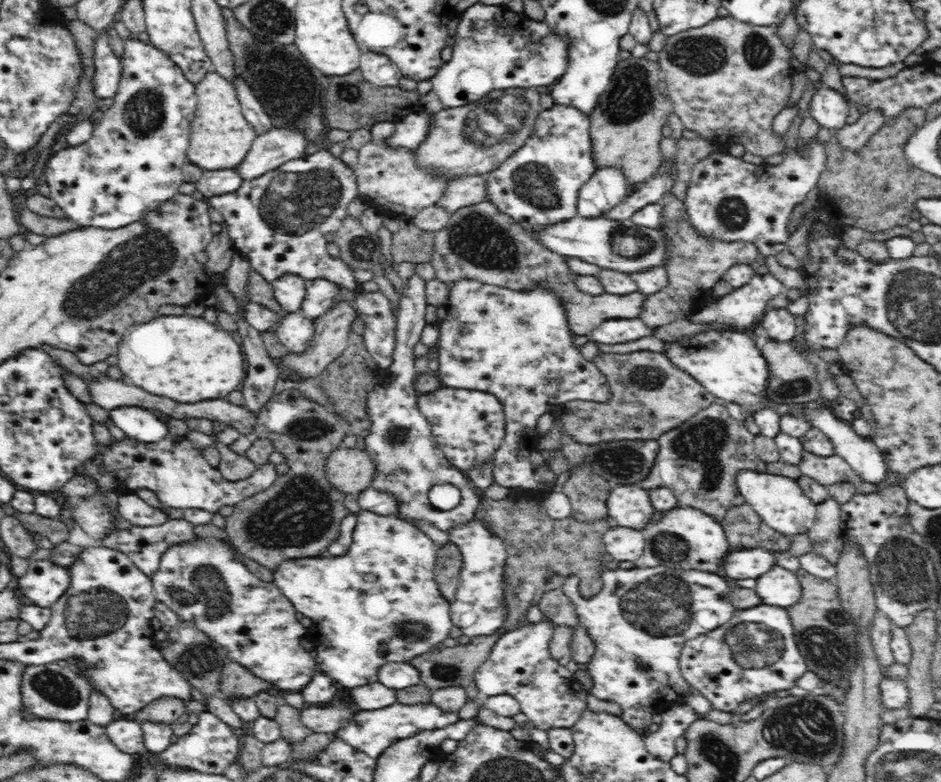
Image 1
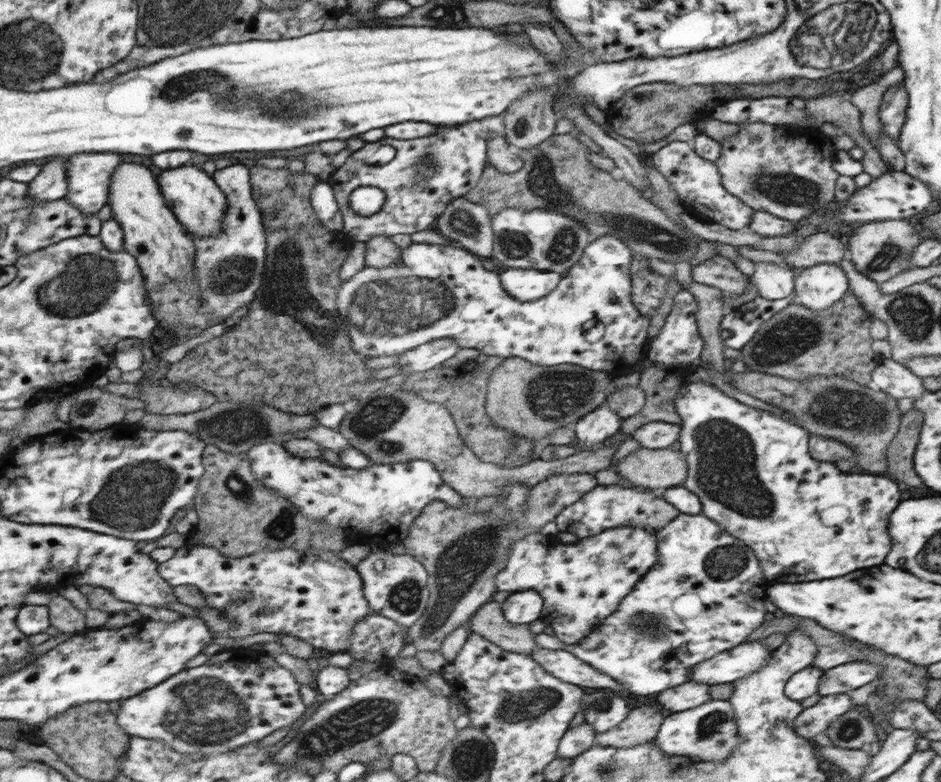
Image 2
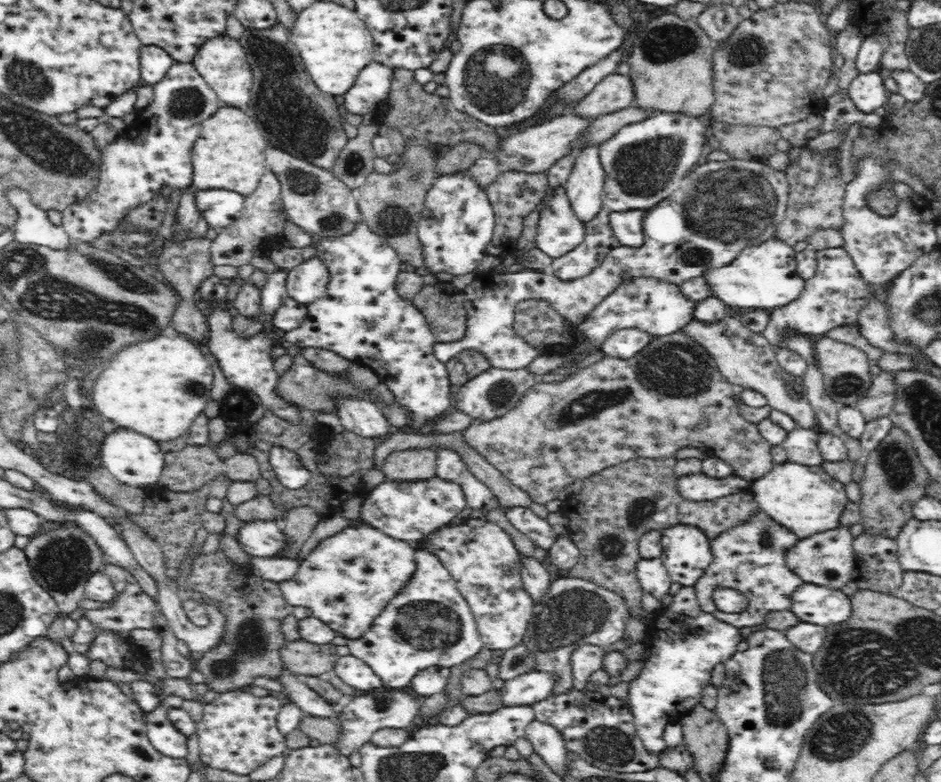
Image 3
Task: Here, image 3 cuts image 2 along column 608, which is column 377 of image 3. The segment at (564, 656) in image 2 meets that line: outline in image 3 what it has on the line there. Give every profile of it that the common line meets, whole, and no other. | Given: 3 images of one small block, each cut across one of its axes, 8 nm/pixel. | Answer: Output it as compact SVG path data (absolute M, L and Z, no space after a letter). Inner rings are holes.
M351 655L342 656L333 667L333 671L336 677L354 690L371 692L382 686L380 677L376 676L362 660Z

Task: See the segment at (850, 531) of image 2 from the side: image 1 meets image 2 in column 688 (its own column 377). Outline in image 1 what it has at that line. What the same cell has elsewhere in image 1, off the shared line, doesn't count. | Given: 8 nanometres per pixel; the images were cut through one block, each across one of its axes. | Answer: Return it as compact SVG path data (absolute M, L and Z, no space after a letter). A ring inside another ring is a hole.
M414 274L406 283L406 288L401 290L402 297L397 313L397 340L394 344L392 364L384 372L384 379L374 386L374 390L370 392L368 400L366 400L366 413L370 415L370 420L374 421L374 424L370 424L370 428L364 434L363 450L372 457L374 465L376 465L373 480L370 480L370 487L376 489L376 491L390 493L398 501L395 516L412 524L418 524L418 522L432 524L439 530L449 532L454 528L462 528L464 524L470 524L470 521L475 519L476 510L480 507L480 504L478 504L480 494L476 493L477 489L473 487L473 484L470 484L470 481L465 477L465 473L450 464L442 453L442 449L437 447L438 443L437 440L434 440L430 423L417 407L417 399L420 394L414 389L414 380L417 376L414 367L414 346L420 341L421 333L427 324L424 319L427 305L426 297L424 297L424 284L426 284L426 281ZM436 484L457 486L461 492L460 504L448 511L436 508L428 498L428 492Z

